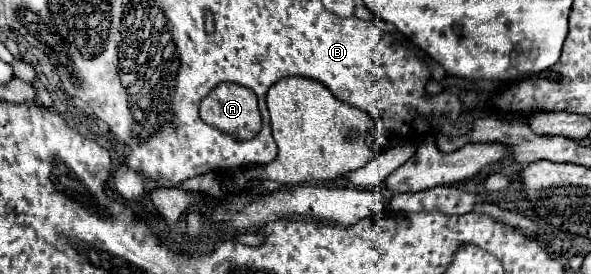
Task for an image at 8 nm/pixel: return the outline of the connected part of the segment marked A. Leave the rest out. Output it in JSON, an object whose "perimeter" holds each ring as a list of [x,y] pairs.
{"perimeter":[[[235,83],[217,85],[201,101],[201,119],[237,139],[253,139],[261,129],[255,93]]]}

